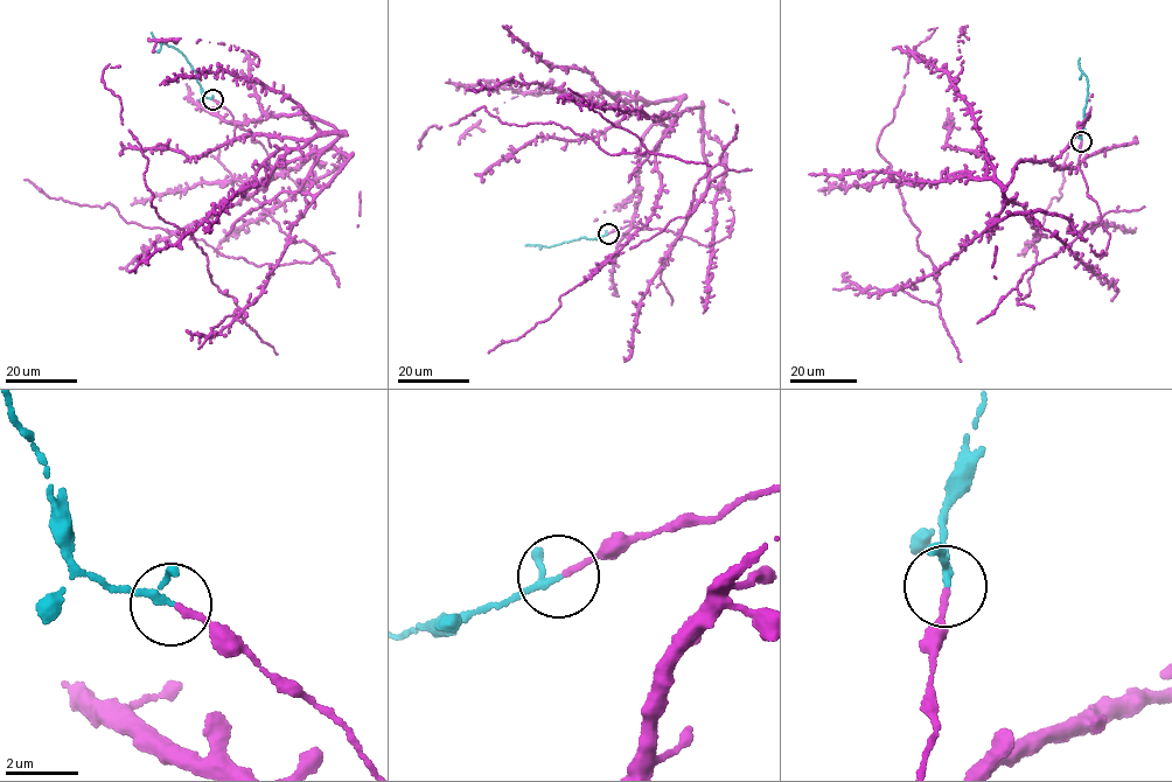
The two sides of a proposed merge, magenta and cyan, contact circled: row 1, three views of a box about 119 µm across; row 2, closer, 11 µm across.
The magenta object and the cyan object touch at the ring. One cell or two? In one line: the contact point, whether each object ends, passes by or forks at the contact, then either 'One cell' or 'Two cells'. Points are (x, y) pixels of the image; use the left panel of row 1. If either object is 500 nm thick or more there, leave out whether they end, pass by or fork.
Place: (213, 99). At the ring magenta ends. At the ring cyan passes by. One cell

